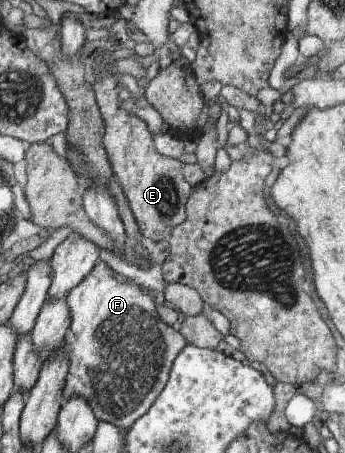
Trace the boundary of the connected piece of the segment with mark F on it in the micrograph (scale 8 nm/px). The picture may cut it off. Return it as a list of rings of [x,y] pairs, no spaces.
[[[103,260],[70,290],[66,302],[72,318],[62,344],[70,358],[64,401],[82,396],[98,421],[114,423],[126,432],[152,408],[169,382],[173,362],[189,340],[177,326],[166,324],[144,290],[118,282]]]

